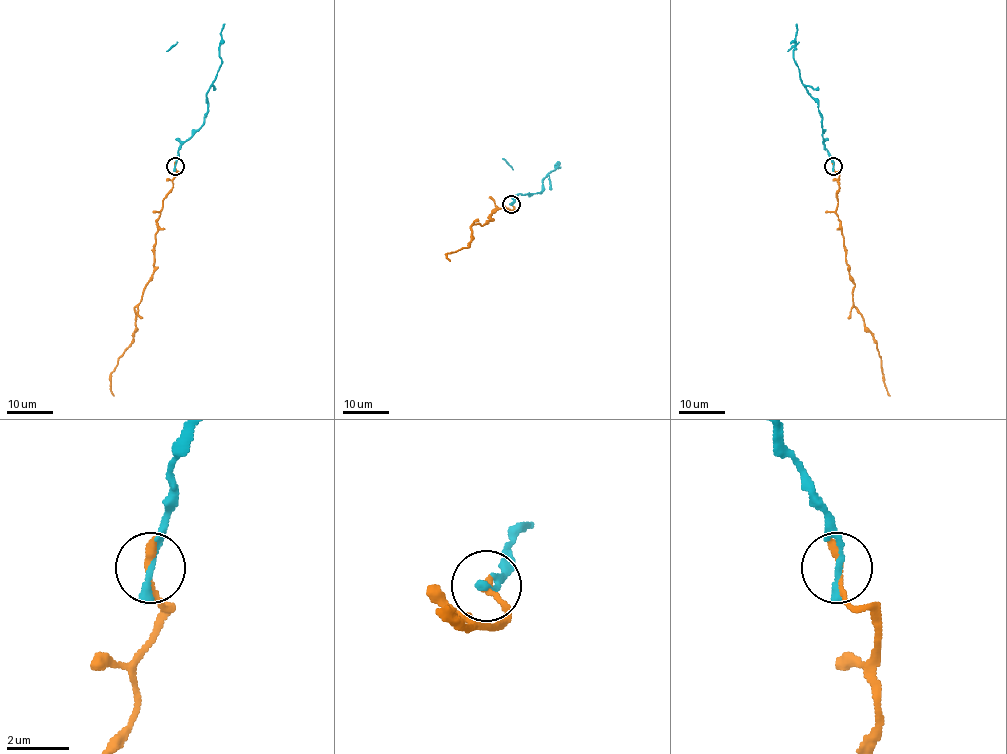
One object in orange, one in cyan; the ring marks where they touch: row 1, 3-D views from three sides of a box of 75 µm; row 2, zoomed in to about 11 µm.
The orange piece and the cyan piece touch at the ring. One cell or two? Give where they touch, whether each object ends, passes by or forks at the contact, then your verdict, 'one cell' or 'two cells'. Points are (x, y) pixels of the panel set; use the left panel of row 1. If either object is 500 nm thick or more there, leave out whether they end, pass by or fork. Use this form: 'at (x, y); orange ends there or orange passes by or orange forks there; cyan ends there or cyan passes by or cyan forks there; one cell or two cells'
at (175, 166); orange ends there; cyan ends there; one cell

